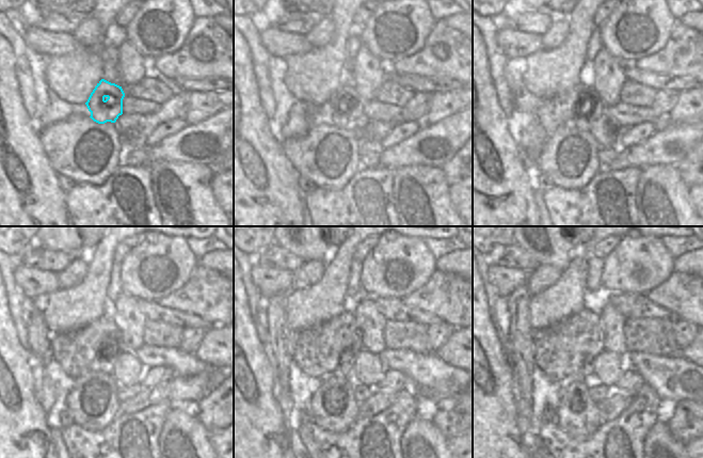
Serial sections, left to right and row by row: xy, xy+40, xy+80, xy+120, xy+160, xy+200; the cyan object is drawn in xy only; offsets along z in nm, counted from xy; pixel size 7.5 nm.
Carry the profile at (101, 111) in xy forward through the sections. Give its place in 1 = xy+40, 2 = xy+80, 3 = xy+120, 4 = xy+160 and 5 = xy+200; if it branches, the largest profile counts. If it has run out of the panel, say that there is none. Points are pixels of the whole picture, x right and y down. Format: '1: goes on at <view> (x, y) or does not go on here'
1: goes on at xy+40 (354, 105)
2: goes on at xy+80 (582, 122)
3: goes on at xy+120 (105, 362)
4: goes on at xy+160 (347, 361)
5: goes on at xy+200 (588, 369)

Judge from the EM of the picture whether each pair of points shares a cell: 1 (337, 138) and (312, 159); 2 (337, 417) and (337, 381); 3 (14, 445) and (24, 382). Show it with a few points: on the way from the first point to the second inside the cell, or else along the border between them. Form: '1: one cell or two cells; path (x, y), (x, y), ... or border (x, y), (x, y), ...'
1: one cell; path (328, 132), (318, 141), (313, 149)
2: one cell; path (346, 409), (349, 394), (345, 388)
3: one cell; path (14, 429), (14, 413), (21, 406), (24, 398)

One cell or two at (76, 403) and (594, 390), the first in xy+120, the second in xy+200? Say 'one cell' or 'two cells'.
two cells

